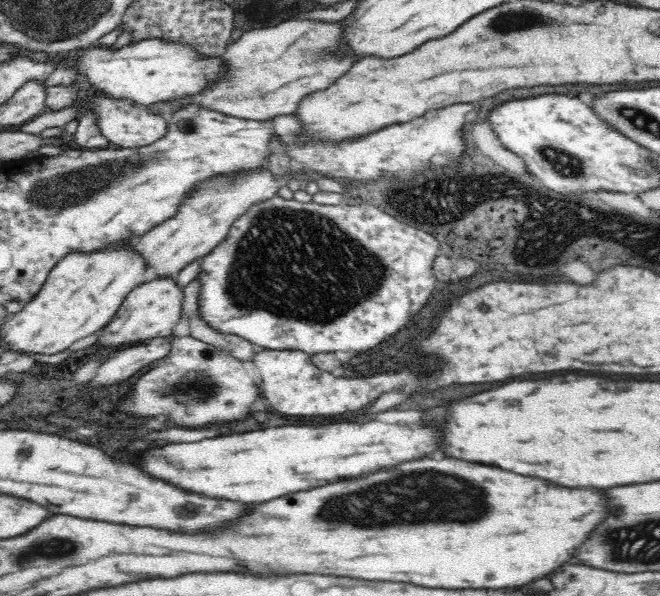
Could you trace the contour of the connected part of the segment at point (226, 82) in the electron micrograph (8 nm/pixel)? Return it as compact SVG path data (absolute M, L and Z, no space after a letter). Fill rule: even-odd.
M310 18L288 20L276 28L252 29L221 54L223 71L215 79L196 94L151 104L149 112L166 116L193 104L244 120L263 121L278 115L294 115L306 96L330 88L362 58L352 49L342 49L344 34L347 34L345 22Z

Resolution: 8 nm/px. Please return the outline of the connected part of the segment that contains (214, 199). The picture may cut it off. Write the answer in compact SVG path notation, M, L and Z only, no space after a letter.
M266 171L256 172L256 174L248 174L248 176L236 176L236 178L212 178L210 182L202 182L192 194L190 198L186 198L178 210L178 214L164 222L156 228L152 228L148 234L144 234L142 238L137 240L133 247L133 252L137 252L144 261L145 267L156 272L156 278L174 278L177 273L182 272L186 266L190 266L192 262L201 259L206 254L210 254L218 244L225 238L228 238L232 223L242 213L245 213L253 204L271 199L275 196L277 190L288 180L292 178L296 172L286 174L284 178L274 178Z

